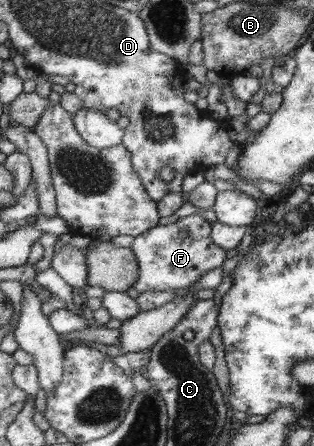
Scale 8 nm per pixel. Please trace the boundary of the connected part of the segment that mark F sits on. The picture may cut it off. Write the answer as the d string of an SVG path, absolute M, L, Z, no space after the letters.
M193 214L167 225L157 225L136 237L129 248L139 262L139 279L134 285L136 291L140 294L186 289L195 285L205 272L220 268L226 261L226 251L215 245L211 238L211 224L202 215Z

